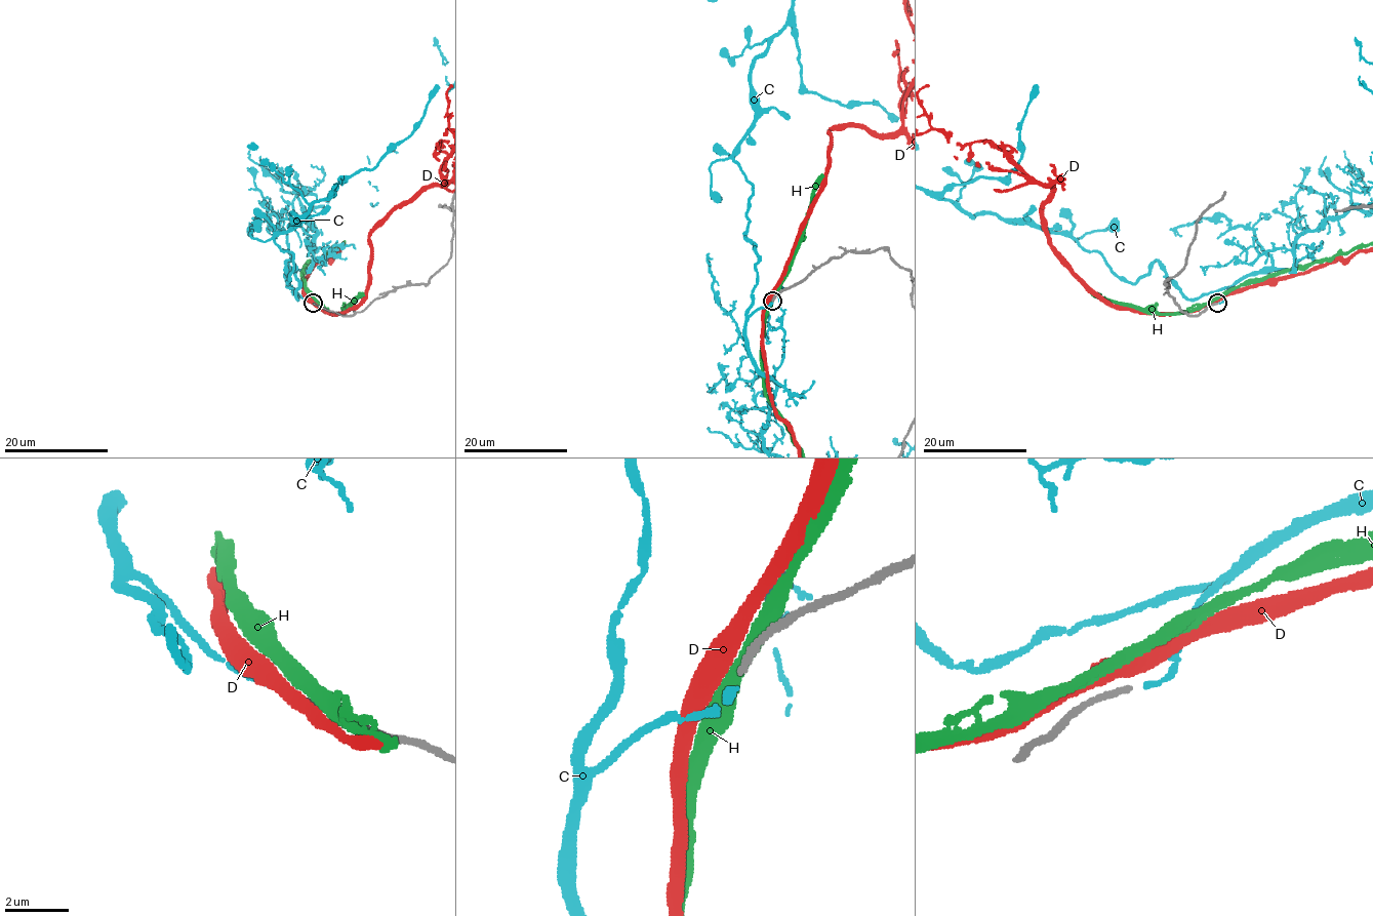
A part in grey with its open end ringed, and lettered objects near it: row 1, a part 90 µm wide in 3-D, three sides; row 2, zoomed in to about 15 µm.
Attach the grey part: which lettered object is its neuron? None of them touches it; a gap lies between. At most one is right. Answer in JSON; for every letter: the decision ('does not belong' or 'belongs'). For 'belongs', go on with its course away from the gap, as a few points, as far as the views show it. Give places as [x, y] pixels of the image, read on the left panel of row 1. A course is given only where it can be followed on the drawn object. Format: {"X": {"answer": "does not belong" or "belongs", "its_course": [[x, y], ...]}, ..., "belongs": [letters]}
{"C": {"answer": "belongs"}, "D": {"answer": "does not belong"}, "H": {"answer": "does not belong"}, "belongs": ["C"]}

